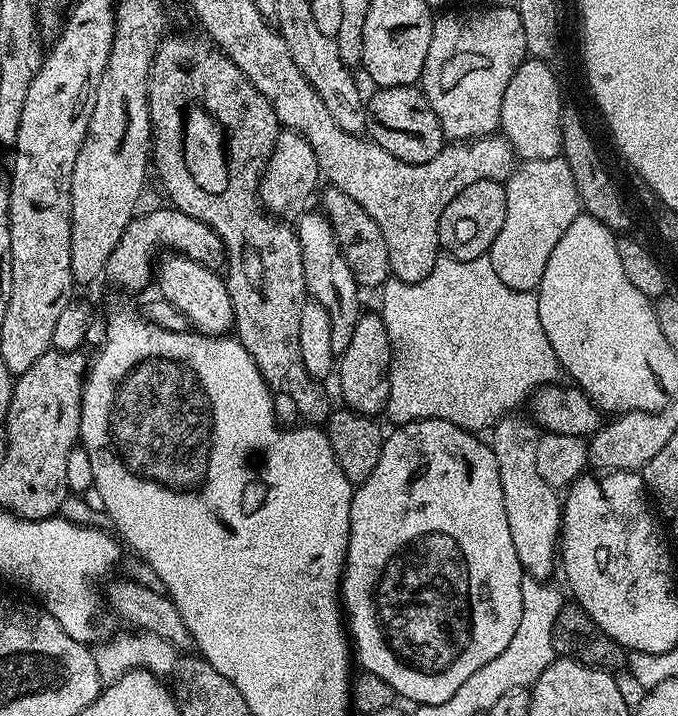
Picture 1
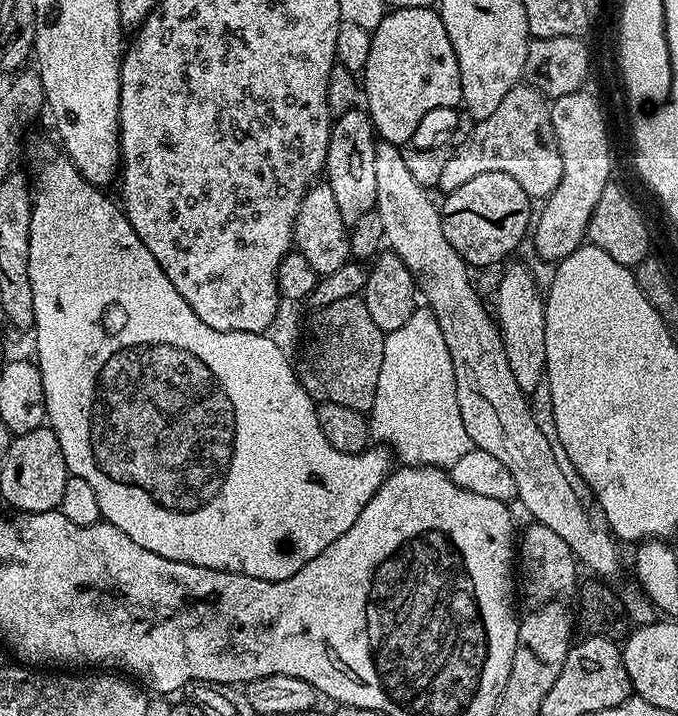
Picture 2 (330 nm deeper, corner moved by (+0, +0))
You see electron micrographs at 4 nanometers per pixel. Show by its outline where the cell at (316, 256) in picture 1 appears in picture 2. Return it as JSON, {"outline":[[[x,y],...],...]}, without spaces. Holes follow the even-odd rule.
{"outline":[[[352,107],[333,119],[324,172],[330,190],[334,190],[334,199],[338,201],[338,210],[341,211],[342,218],[349,226],[358,222],[362,214],[373,211],[376,207],[378,186],[374,154],[377,143],[376,130],[363,107]]]}

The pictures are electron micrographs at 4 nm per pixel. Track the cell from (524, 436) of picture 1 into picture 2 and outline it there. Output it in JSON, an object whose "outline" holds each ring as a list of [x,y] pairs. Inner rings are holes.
{"outline":[[[511,264],[507,265],[509,268],[505,270],[504,277],[501,278],[500,285],[496,288],[494,316],[498,321],[506,358],[510,362],[510,370],[512,370],[515,381],[525,394],[532,394],[543,383],[546,374],[545,297],[529,273],[527,276],[518,265]]]}

